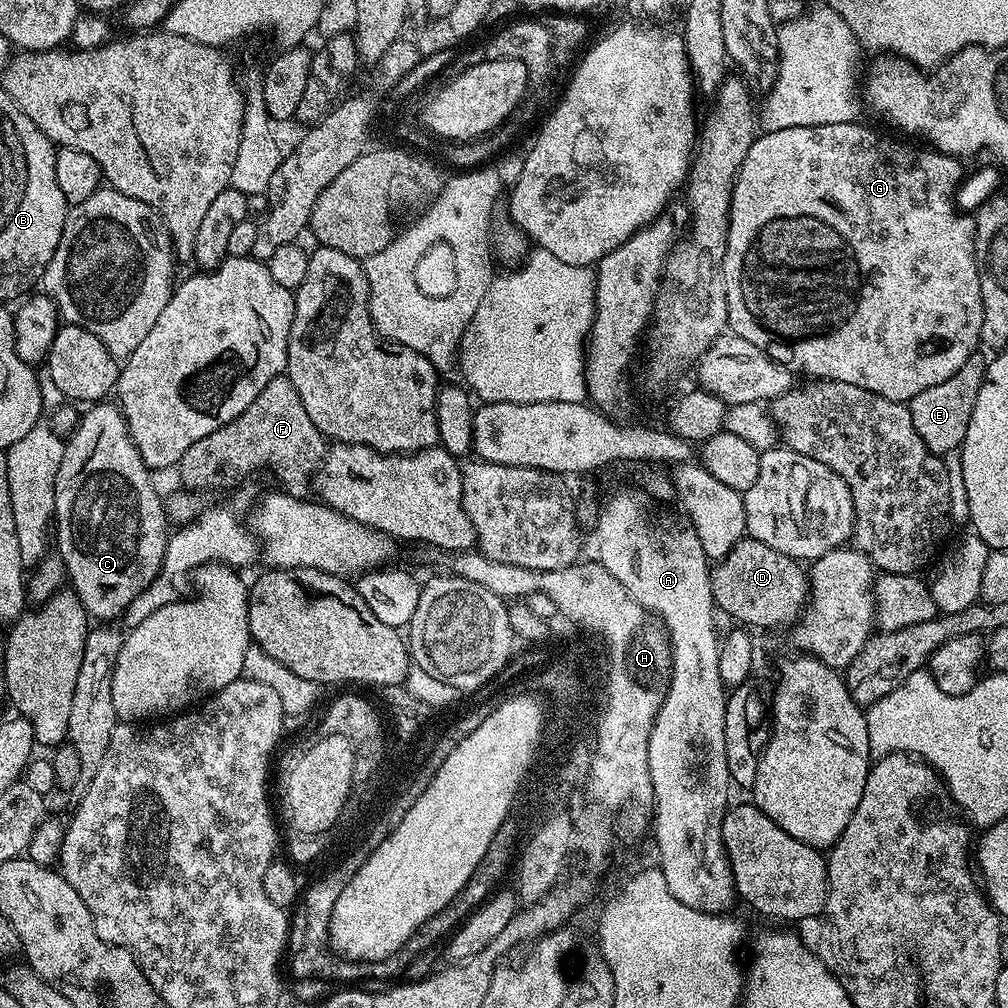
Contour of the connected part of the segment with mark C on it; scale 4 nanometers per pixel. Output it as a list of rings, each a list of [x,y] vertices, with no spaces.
[[[96,402],[87,409],[88,412],[76,424],[76,429],[72,432],[72,437],[67,437],[64,453],[62,454],[62,466],[58,466],[58,478],[56,479],[56,489],[54,490],[54,506],[56,514],[54,517],[54,544],[58,549],[58,555],[65,564],[67,572],[67,583],[70,585],[71,591],[76,593],[77,598],[82,602],[84,609],[88,611],[89,617],[98,619],[100,622],[112,622],[115,618],[123,617],[124,612],[130,606],[130,602],[134,602],[134,598],[138,598],[138,594],[142,594],[142,590],[146,590],[146,586],[150,586],[150,582],[154,582],[154,578],[160,572],[160,567],[164,561],[164,551],[168,545],[168,537],[170,535],[169,517],[166,515],[166,504],[156,493],[156,488],[152,485],[153,473],[146,466],[146,462],[142,462],[142,454],[138,454],[138,446],[134,446],[134,442],[128,433],[128,427],[124,421],[124,415],[121,414],[119,407],[112,402]]]

